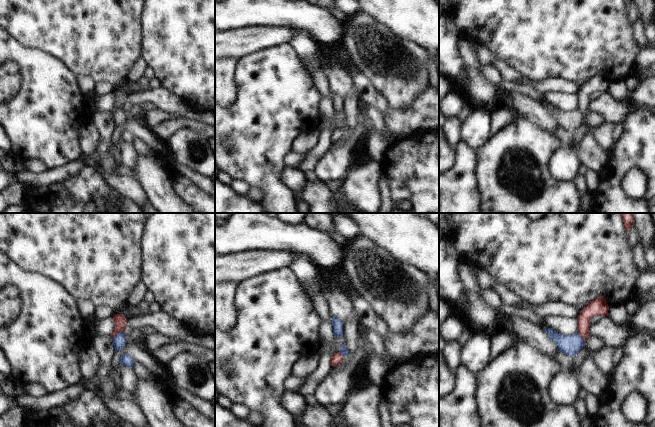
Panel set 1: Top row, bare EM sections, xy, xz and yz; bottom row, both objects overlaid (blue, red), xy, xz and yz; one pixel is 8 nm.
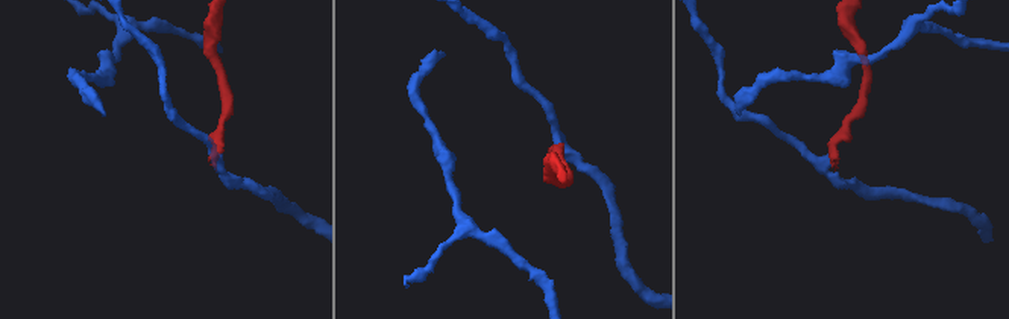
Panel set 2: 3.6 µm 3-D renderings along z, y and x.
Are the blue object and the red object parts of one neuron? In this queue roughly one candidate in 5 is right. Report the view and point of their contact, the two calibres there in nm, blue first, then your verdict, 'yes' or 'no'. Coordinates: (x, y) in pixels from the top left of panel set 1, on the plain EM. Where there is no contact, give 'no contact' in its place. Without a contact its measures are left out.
contact xy (118, 109); calibres 110 and 100 nm; no

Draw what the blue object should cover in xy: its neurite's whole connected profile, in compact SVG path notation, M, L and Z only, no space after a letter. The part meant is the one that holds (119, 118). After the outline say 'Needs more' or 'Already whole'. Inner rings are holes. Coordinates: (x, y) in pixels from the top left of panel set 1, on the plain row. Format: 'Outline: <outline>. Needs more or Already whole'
Outline: M120 108L118 109L114 114L113 114L113 122L116 127L122 126L126 121L126 116L125 116L125 108Z. Already whole.

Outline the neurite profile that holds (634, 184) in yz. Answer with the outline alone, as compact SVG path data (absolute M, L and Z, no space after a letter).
M630 169L622 180L622 188L631 199L641 199L646 194L648 181L640 169Z

